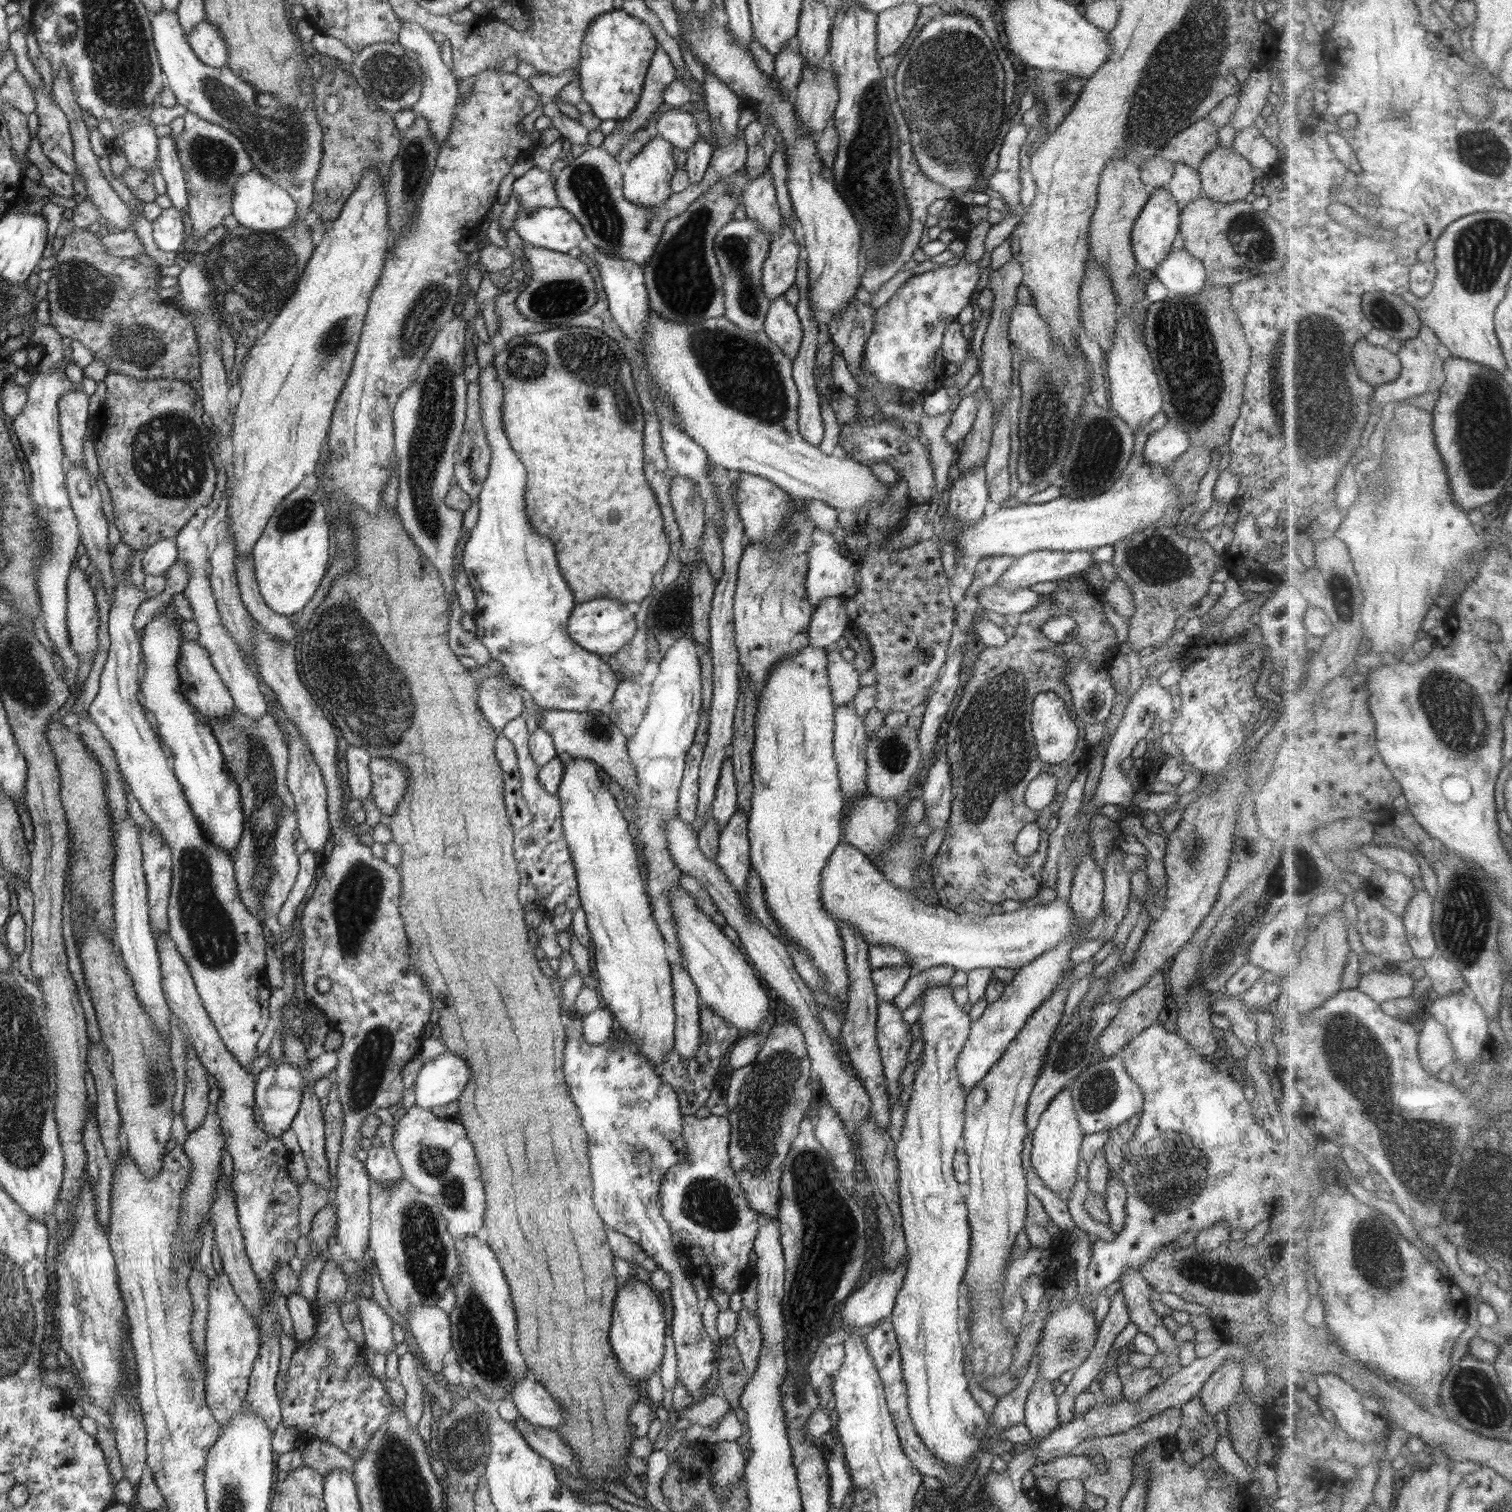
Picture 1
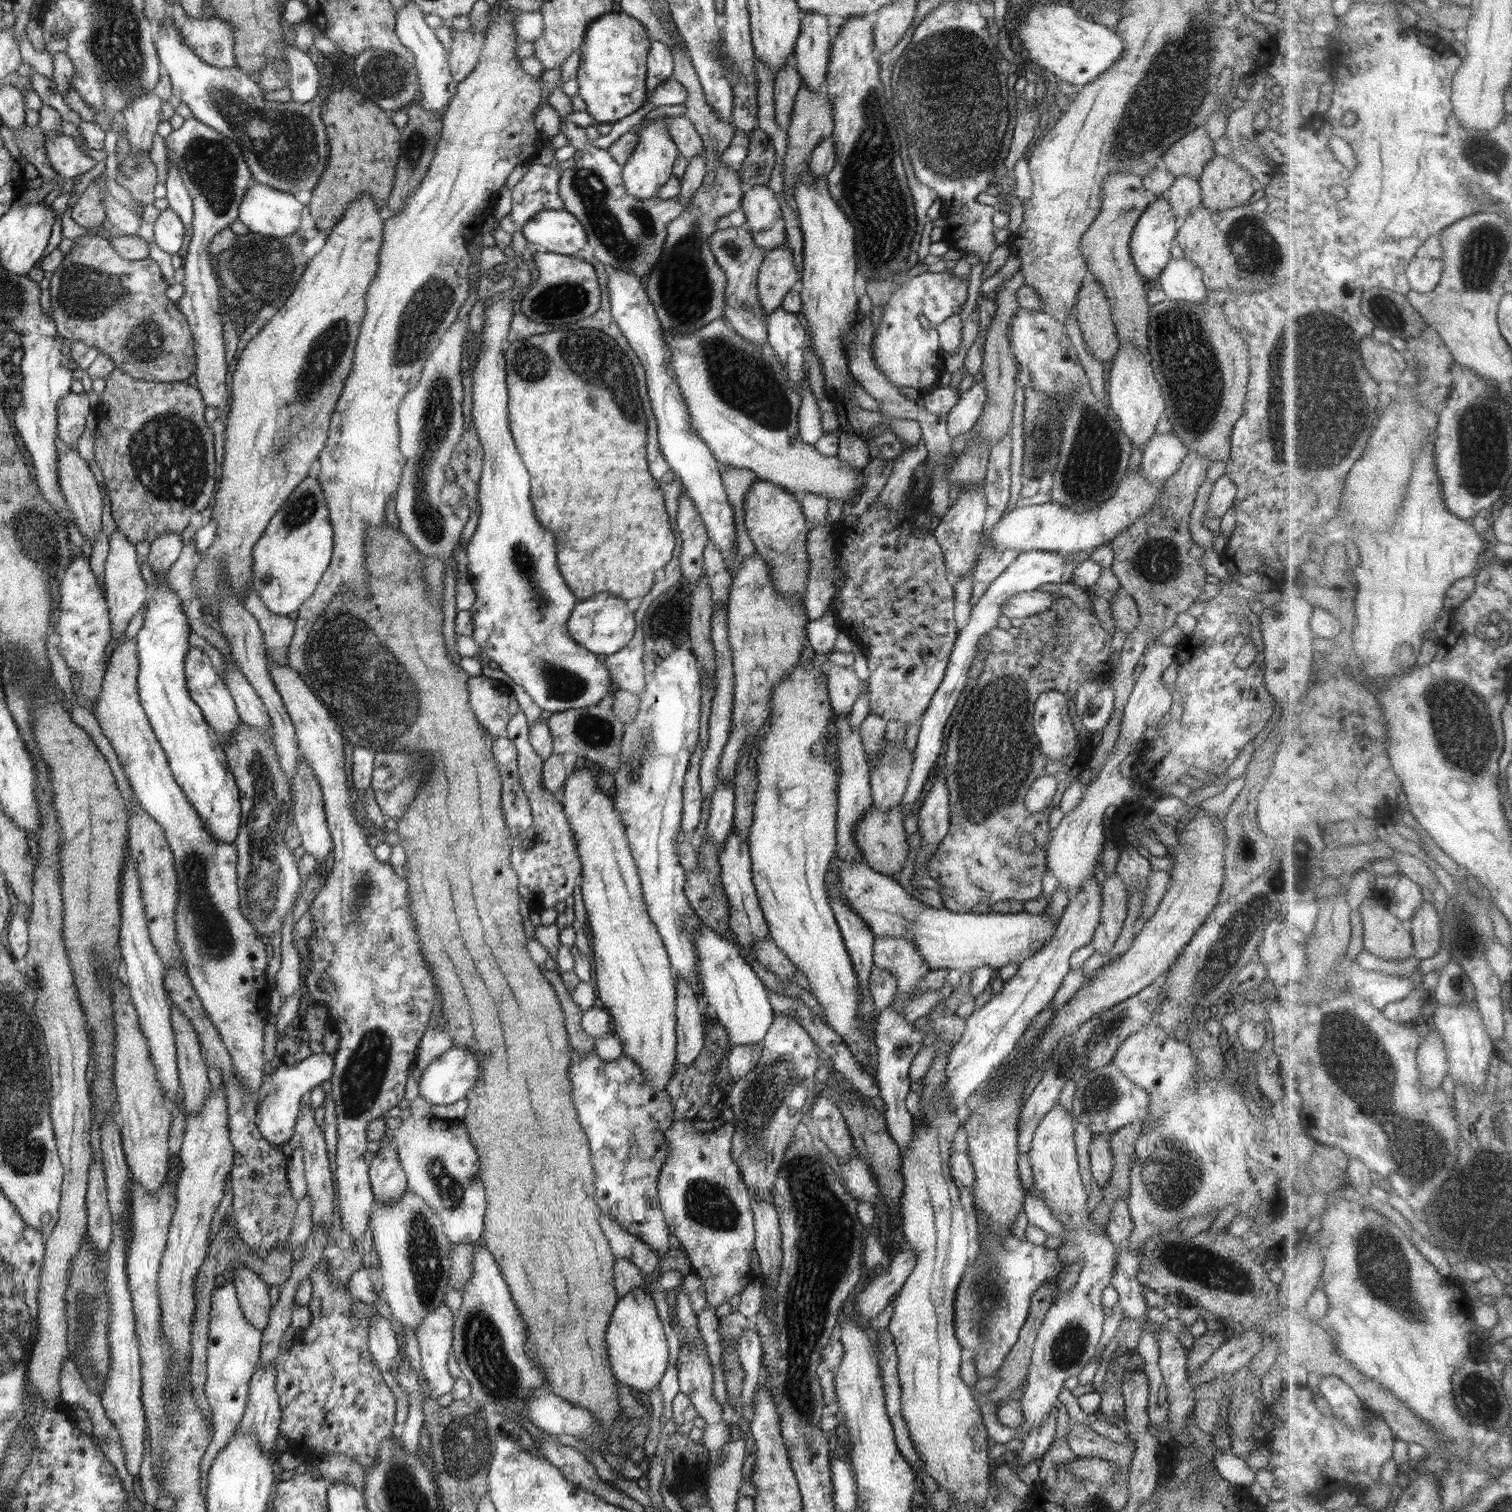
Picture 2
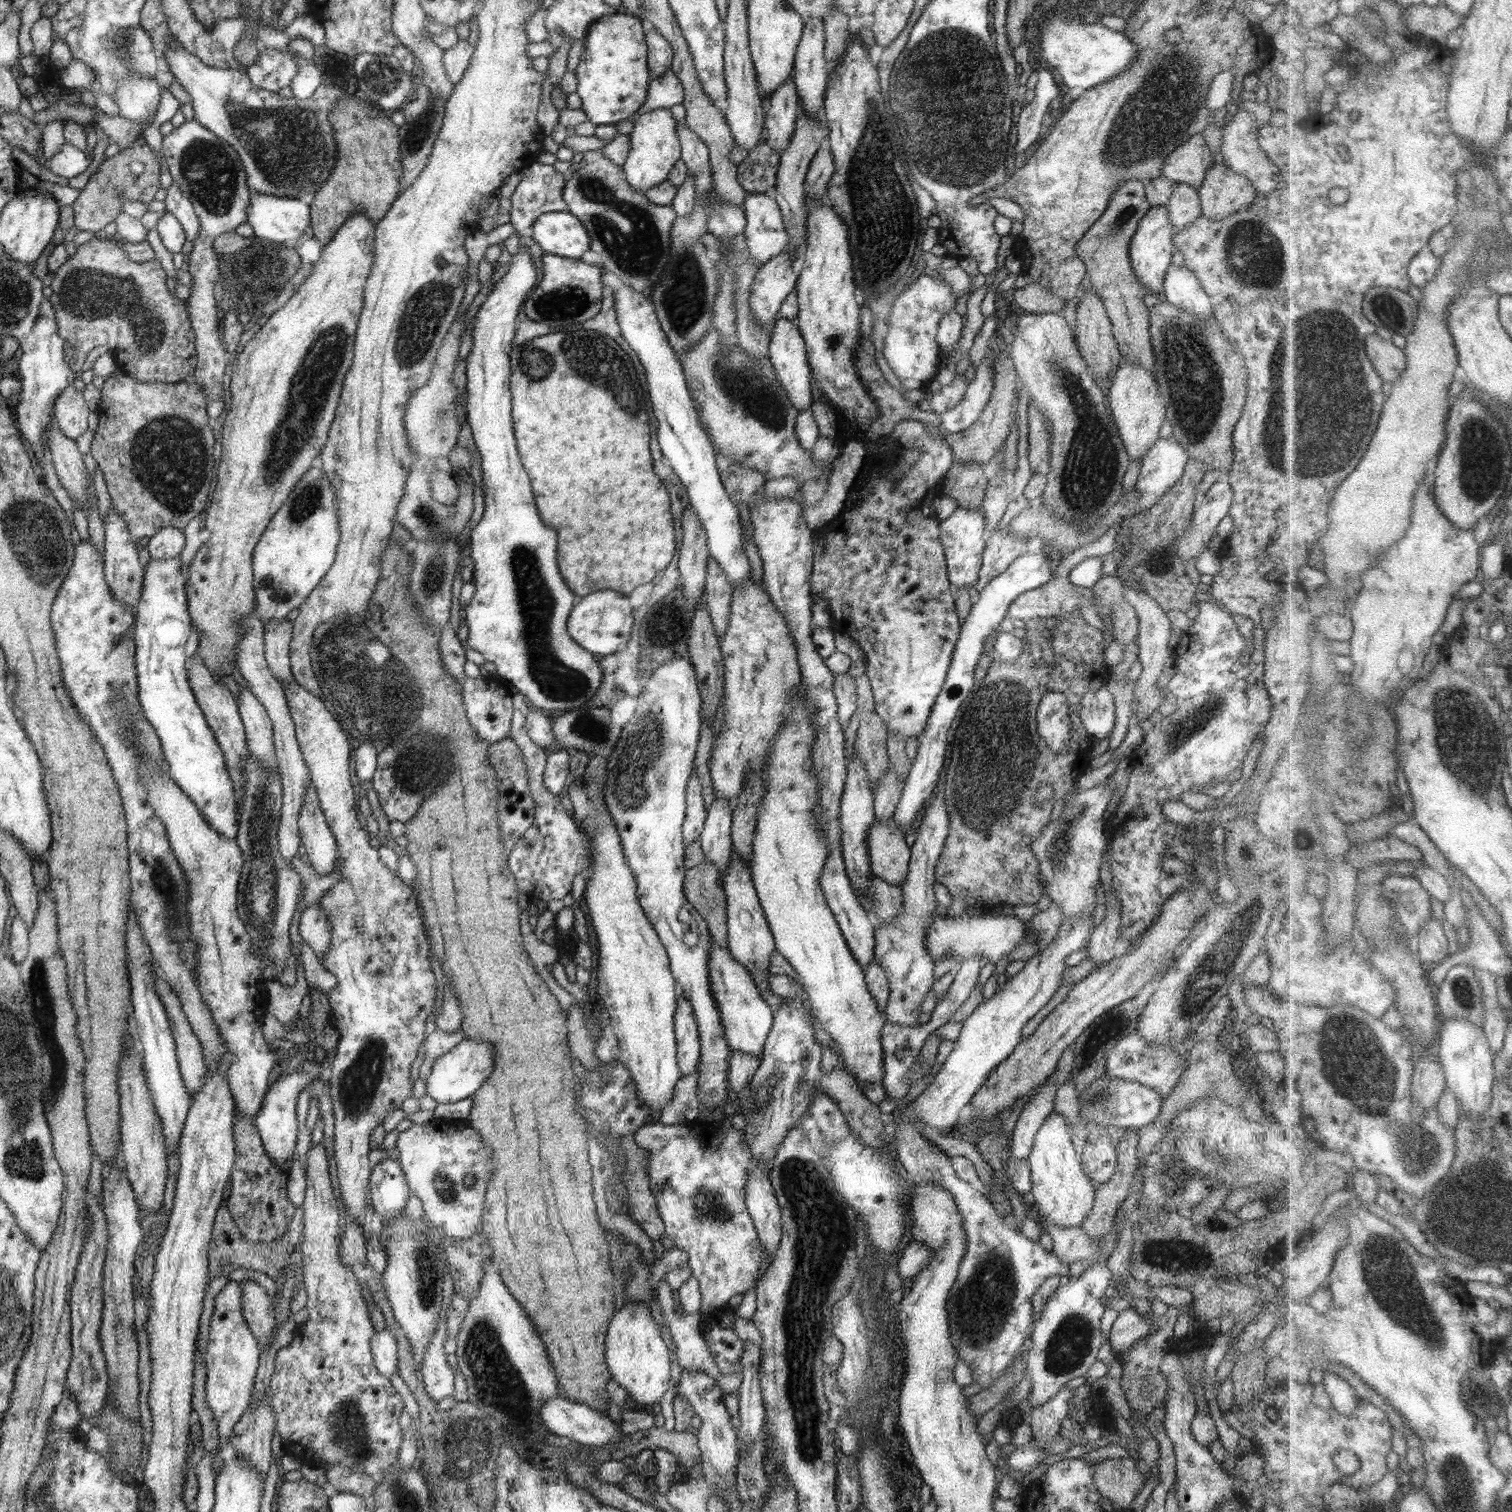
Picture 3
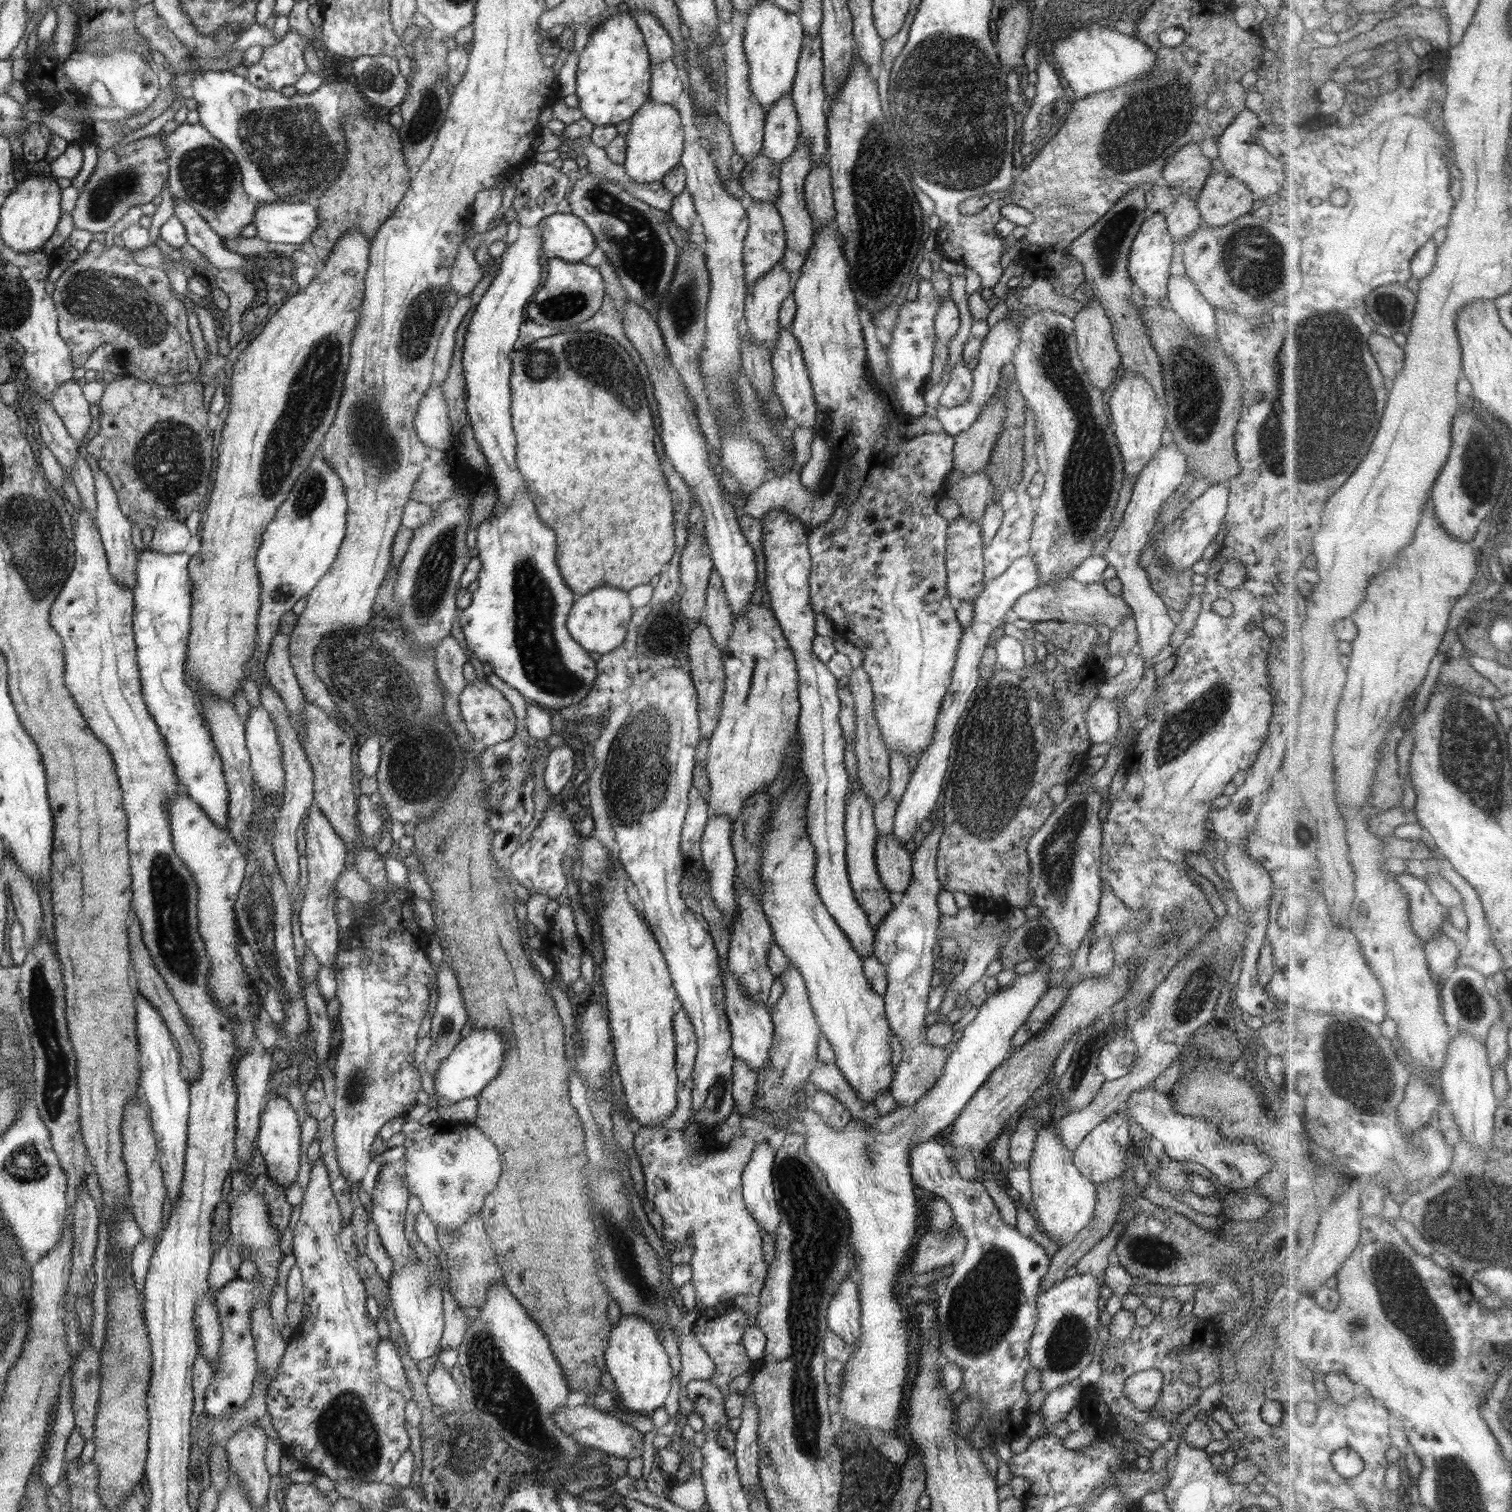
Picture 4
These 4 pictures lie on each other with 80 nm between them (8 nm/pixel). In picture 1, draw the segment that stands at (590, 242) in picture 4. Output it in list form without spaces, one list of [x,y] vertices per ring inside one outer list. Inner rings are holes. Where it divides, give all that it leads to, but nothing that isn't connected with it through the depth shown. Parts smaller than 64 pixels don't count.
[[[560,206],[517,212],[512,228],[526,243],[561,253],[576,248],[585,238],[577,218]]]

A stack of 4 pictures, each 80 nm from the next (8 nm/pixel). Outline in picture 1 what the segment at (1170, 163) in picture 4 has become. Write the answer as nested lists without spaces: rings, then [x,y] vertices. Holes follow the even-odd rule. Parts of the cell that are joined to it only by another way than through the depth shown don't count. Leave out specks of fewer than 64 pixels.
[[[1206,117],[1167,140],[1160,156],[1174,164],[1182,162],[1192,170],[1198,170],[1211,150],[1219,145],[1219,127]]]

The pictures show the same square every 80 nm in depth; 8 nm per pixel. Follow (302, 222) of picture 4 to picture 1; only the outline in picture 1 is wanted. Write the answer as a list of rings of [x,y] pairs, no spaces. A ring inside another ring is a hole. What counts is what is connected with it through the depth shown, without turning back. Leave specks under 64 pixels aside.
[[[253,168],[237,180],[233,188],[233,212],[235,219],[246,229],[253,231],[276,231],[289,227],[297,220],[296,202],[281,185],[270,180]]]

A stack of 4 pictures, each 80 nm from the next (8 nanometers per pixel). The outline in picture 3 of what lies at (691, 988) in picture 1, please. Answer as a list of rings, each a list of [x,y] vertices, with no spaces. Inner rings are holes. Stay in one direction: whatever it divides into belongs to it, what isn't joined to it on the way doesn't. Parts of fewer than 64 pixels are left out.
[[[678,997],[674,1016],[674,1032],[677,1042],[677,1064],[683,1075],[697,1070],[700,1061],[700,1035],[694,1020],[694,1010],[688,999]]]

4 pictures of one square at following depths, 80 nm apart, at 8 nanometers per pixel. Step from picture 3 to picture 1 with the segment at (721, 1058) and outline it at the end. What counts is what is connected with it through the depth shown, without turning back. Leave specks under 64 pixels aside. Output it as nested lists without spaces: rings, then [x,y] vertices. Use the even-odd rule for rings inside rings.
[[[691,634],[682,636],[680,640],[667,650],[659,663],[659,674],[648,687],[649,703],[646,714],[636,729],[636,732],[630,738],[627,738],[627,751],[637,770],[636,778],[638,778],[639,790],[635,790],[634,796],[636,800],[636,816],[635,824],[640,829],[639,838],[644,844],[644,854],[646,862],[648,862],[648,894],[652,907],[652,916],[657,922],[660,932],[663,934],[665,942],[681,953],[681,946],[678,942],[677,932],[675,929],[675,920],[673,919],[673,910],[669,903],[669,892],[679,884],[681,870],[675,865],[669,850],[667,849],[667,840],[665,837],[665,826],[663,824],[668,819],[678,816],[678,793],[682,784],[684,769],[686,766],[686,753],[694,744],[695,732],[701,719],[701,694],[702,694],[702,676],[700,675],[699,657],[702,650],[696,646],[696,642],[692,640]]]

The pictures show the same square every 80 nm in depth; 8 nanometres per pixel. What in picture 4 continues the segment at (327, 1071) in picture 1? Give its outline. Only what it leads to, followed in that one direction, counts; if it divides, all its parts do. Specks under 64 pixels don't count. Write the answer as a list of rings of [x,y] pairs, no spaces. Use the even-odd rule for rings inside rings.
[[[276,1095],[266,1103],[261,1116],[257,1147],[261,1149],[266,1164],[268,1164],[270,1178],[286,1190],[296,1181],[298,1168],[300,1168],[300,1164],[298,1164],[298,1156],[300,1156],[300,1122],[298,1122],[298,1114],[294,1112],[288,1098]]]

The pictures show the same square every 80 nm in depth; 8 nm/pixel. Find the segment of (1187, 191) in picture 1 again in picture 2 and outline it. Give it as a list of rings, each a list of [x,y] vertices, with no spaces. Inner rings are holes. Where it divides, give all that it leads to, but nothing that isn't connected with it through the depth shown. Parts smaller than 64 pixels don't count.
[[[1188,175],[1175,177],[1165,197],[1171,202],[1179,222],[1203,204],[1199,179]]]

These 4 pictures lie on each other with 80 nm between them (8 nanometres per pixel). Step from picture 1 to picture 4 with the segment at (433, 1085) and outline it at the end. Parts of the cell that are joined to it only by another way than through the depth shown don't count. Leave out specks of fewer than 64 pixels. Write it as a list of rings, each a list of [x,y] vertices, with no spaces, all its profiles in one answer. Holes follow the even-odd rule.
[[[476,1030],[466,1038],[462,1038],[448,1056],[448,1060],[440,1063],[437,1073],[433,1076],[438,1100],[445,1104],[477,1097],[486,1085],[492,1084],[494,1077],[502,1068],[504,1054],[506,1054],[506,1041],[502,1041],[502,1036],[498,1036],[498,1032]]]

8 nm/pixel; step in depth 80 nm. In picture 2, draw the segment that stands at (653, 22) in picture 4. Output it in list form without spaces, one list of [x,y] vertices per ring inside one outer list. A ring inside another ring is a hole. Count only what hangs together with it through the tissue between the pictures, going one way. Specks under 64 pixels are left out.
[[[650,39],[647,57],[646,91],[650,99],[652,91],[673,76],[673,54],[660,40]]]

